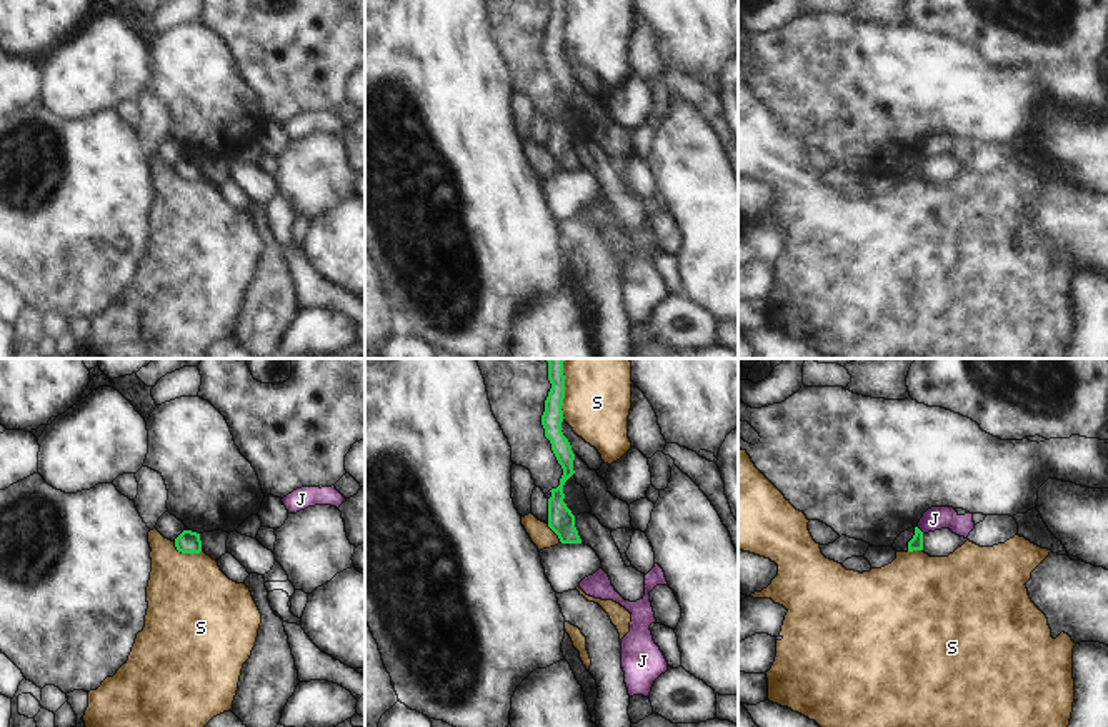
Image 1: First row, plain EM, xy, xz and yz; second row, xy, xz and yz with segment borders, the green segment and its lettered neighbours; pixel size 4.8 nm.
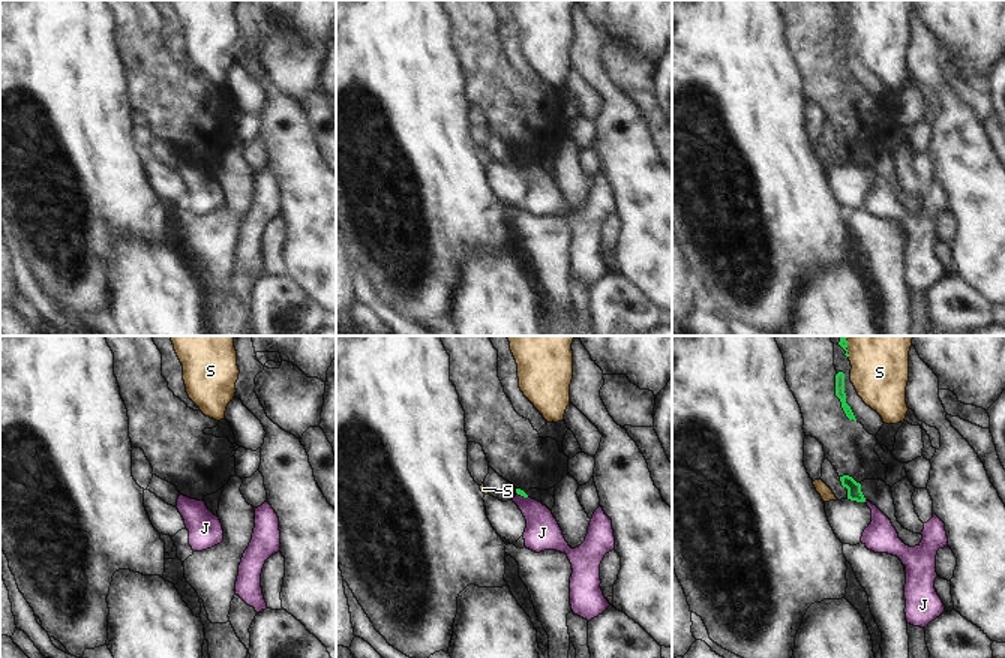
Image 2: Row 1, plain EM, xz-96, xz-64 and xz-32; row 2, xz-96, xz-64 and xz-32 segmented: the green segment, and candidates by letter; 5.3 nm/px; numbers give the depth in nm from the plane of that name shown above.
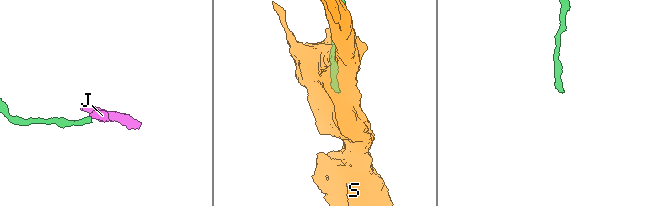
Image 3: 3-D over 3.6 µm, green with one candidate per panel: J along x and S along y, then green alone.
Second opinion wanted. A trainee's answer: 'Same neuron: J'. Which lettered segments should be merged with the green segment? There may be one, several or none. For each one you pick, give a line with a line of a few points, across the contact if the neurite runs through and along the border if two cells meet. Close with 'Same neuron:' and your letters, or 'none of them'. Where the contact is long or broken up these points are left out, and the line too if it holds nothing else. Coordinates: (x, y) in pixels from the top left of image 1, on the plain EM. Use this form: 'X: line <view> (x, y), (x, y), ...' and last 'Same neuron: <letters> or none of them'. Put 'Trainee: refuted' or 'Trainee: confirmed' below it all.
Same neuron: none of them
Trainee: refuted

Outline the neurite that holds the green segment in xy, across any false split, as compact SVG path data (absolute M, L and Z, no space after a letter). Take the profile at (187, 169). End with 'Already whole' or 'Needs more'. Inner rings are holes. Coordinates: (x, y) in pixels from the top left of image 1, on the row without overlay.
M183 157L177 165L175 165L175 173L182 180L200 180L202 178L202 167L200 160L192 158L192 157Z. Already whole.

